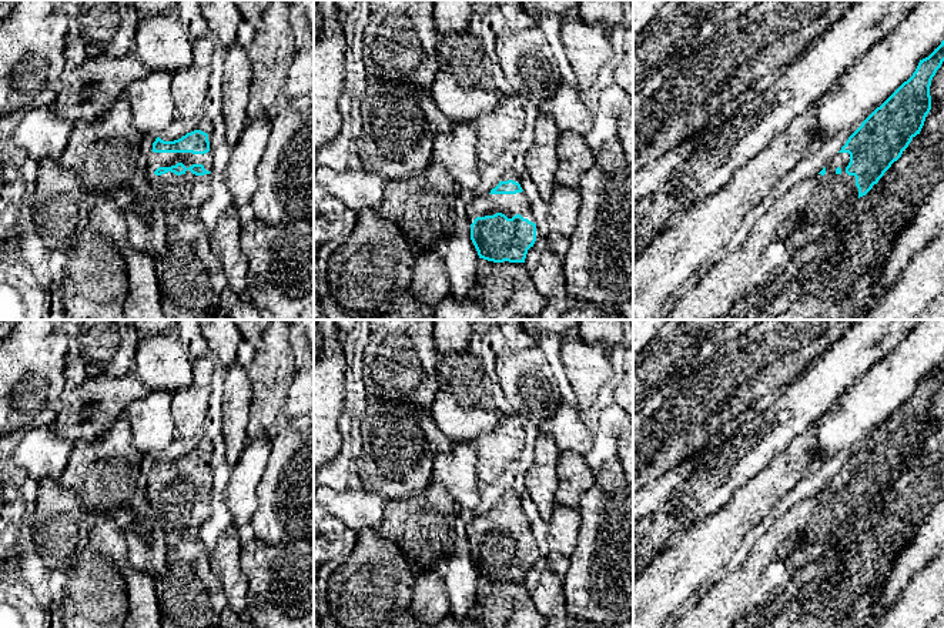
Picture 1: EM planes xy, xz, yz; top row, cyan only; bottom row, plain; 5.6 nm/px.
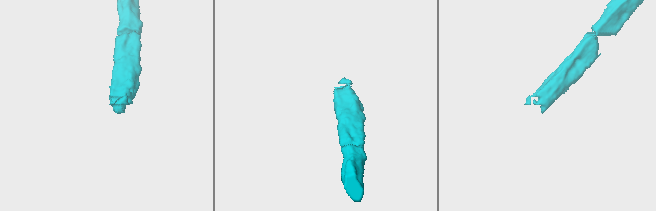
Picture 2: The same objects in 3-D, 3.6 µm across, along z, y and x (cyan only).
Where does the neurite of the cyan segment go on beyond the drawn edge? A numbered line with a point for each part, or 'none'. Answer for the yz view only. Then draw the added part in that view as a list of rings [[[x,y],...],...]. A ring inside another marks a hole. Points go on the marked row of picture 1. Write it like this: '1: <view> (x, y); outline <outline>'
1: yz (800, 216); outline [[[837,153],[827,163],[824,176],[816,174],[799,181],[777,198],[769,211],[754,223],[747,238],[700,278],[666,320],[717,320],[734,303],[784,270],[800,247],[820,238],[830,224],[850,213],[858,201],[856,177],[846,173],[848,163],[848,153]]]

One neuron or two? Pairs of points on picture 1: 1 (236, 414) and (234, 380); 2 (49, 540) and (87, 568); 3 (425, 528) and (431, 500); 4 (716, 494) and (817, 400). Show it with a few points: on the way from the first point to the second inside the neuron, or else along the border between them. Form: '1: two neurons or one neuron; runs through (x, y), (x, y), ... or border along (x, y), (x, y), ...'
1: one neuron; runs through (236, 406), (236, 388)
2: two neurons; border along (86, 540), (74, 560), (50, 560), (43, 554)
3: one neuron; runs through (427, 521), (431, 515), (431, 507)
4: one neuron; runs through (742, 470), (792, 421)

